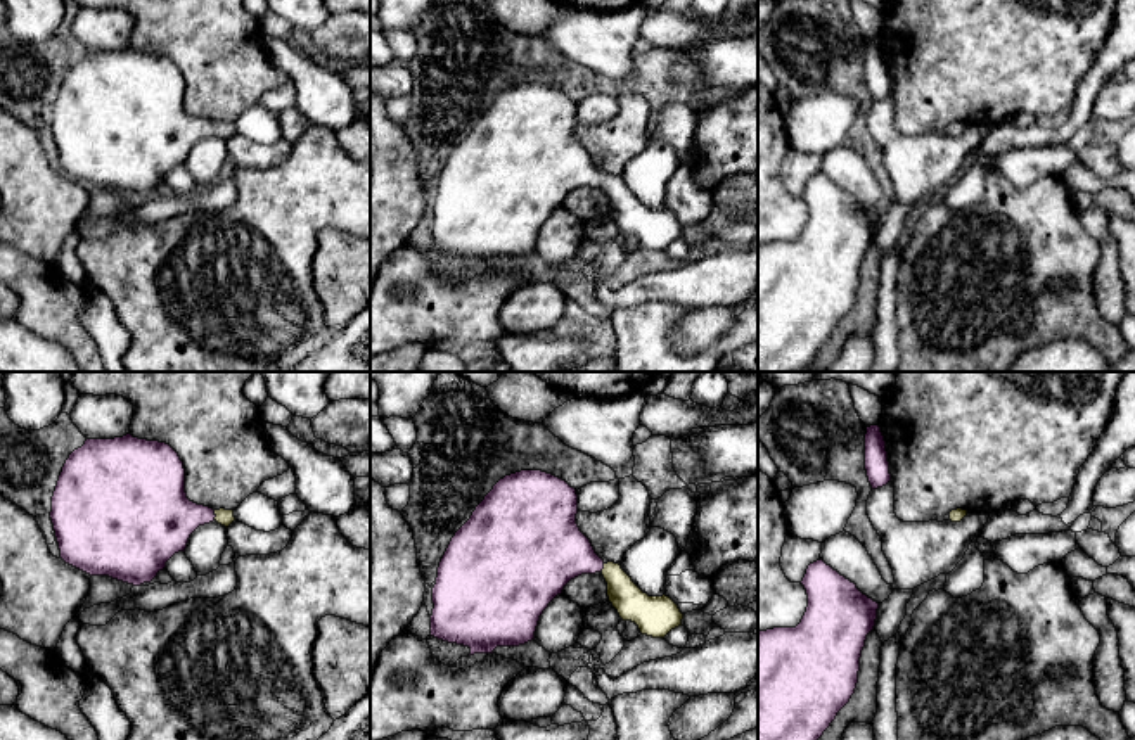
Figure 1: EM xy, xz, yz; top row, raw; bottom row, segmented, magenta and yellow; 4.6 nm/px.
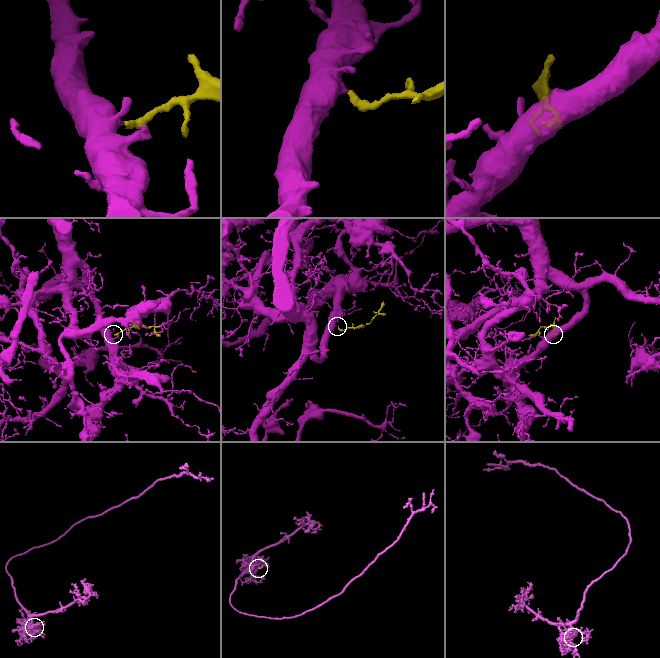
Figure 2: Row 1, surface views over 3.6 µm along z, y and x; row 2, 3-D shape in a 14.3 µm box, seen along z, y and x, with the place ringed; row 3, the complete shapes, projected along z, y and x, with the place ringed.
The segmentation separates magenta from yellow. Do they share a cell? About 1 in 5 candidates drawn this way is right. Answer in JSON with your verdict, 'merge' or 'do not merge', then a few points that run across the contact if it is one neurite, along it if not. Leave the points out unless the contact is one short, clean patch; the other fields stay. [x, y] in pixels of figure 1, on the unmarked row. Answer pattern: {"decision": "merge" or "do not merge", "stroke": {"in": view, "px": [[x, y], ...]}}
{"decision": "merge", "stroke": {"in": "xy", "px": [[161, 132], [215, 128], [225, 130]]}}

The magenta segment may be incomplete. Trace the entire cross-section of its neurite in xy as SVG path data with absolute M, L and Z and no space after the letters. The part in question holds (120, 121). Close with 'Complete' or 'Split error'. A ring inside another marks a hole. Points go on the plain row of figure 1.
M131 47L87 52L69 67L52 109L50 131L66 176L133 199L151 195L175 166L185 164L199 138L216 133L228 140L235 133L234 123L213 123L187 111L183 74L170 57Z. Split error

